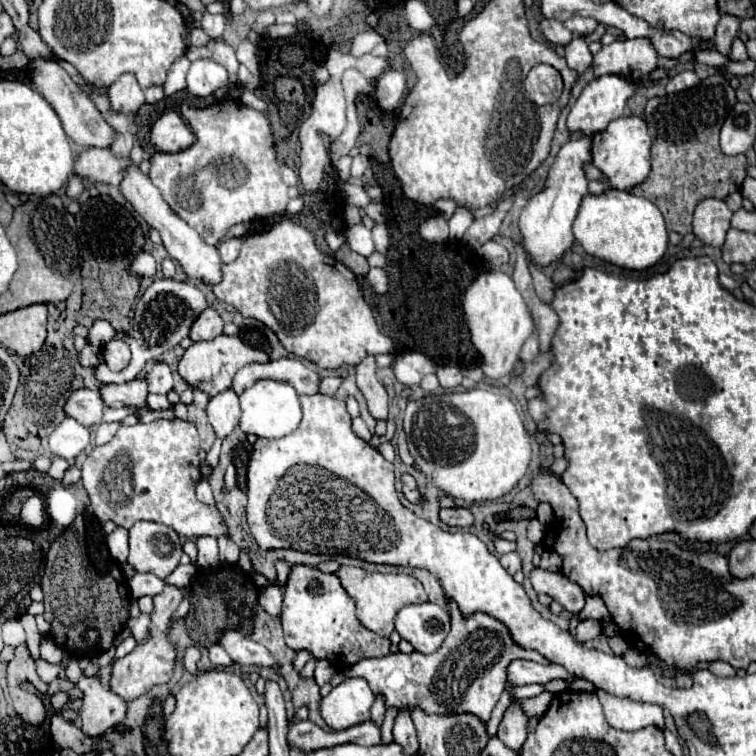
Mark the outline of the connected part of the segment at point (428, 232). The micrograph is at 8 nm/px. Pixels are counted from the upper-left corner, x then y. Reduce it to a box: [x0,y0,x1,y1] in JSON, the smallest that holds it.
[419,215,449,243]

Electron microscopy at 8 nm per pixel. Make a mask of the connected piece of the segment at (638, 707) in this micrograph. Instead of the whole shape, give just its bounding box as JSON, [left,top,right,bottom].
[597,689,664,731]

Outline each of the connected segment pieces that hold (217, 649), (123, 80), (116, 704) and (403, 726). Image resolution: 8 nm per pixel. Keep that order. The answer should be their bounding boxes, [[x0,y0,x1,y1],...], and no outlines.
[[209,645,233,667],[105,73,145,115],[77,673,127,737],[393,707,419,755]]

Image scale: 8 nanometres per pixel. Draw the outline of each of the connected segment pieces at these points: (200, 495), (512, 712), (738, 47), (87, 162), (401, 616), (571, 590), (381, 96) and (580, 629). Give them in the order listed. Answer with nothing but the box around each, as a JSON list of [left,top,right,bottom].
[[197,479,215,505],[497,703,527,751],[729,39,749,61],[75,149,135,185],[395,605,449,653],[529,567,585,613],[377,71,405,111],[575,619,601,643]]

